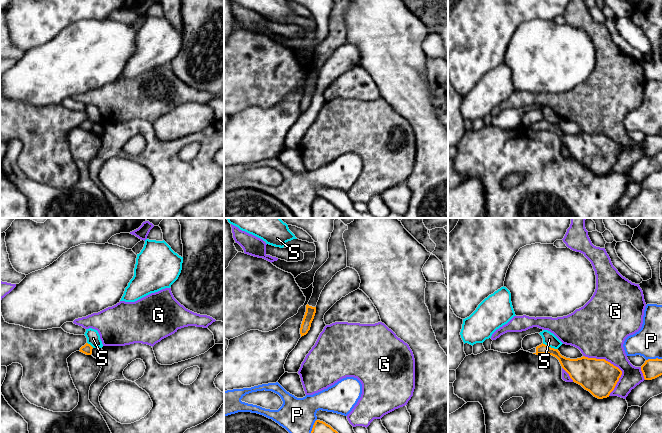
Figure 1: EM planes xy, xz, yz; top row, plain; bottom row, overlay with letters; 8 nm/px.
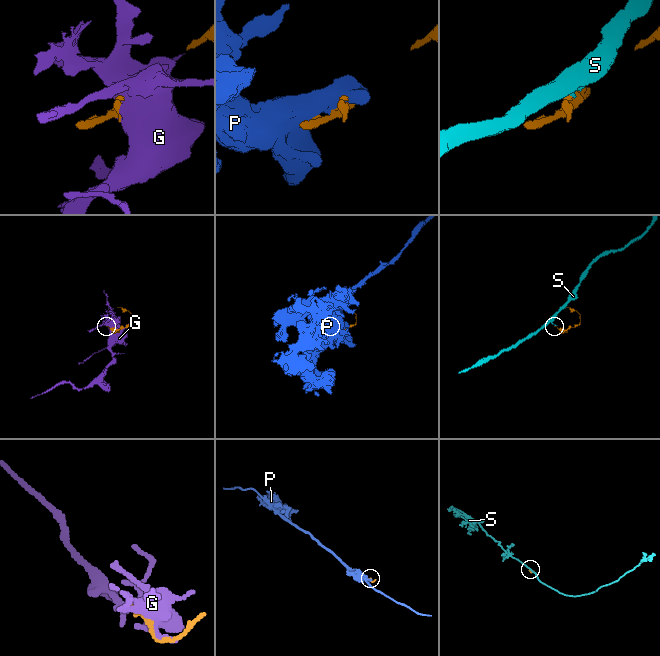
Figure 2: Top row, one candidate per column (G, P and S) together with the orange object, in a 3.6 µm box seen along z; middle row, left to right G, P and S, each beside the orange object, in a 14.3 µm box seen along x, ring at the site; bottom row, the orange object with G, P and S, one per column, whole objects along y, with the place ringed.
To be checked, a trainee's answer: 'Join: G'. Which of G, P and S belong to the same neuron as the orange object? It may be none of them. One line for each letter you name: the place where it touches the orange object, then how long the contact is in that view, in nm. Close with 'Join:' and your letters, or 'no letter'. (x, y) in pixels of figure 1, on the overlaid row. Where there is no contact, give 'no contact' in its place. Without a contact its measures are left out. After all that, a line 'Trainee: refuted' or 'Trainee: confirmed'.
Join: no letter
Trainee: refuted

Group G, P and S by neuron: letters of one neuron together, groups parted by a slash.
G / P / S

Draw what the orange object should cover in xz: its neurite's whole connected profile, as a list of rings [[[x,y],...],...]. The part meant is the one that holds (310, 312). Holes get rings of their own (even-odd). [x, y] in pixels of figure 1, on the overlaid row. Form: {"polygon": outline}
{"polygon": [[[335,218],[334,230],[328,242],[329,258],[315,273],[313,293],[306,305],[306,312],[300,328],[301,337],[310,330],[316,313],[316,305],[325,285],[337,272],[347,267],[347,250],[343,239],[345,230],[348,230],[348,226],[338,218]]]}

